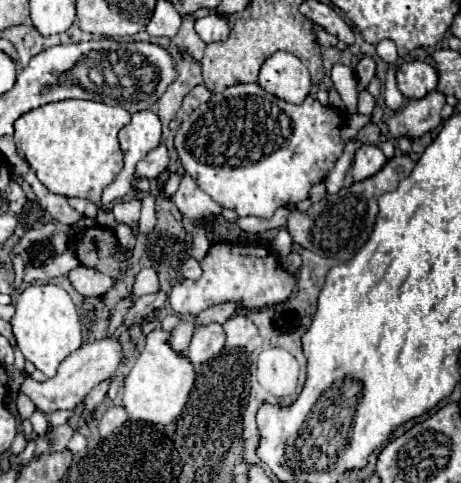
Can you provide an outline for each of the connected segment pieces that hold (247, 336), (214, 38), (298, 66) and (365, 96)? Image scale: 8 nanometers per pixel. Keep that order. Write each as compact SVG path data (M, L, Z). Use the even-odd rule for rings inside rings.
M236 314L224 322L224 334L226 348L244 348L258 334L258 330L244 314Z
M206 16L206 18L198 18L196 20L196 32L206 44L224 42L230 36L230 26L228 26L226 18Z
M290 52L272 54L260 68L258 84L290 104L304 102L312 88L308 68Z
M364 88L364 90L360 90L360 94L358 94L356 112L358 112L358 114L372 114L372 110L374 110L374 98L372 98L370 92Z

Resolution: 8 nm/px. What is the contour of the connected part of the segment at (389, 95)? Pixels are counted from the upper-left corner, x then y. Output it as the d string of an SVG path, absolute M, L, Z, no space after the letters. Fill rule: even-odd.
M390 66L386 70L386 80L384 80L384 102L388 108L398 110L404 104L402 92L396 88L396 66Z

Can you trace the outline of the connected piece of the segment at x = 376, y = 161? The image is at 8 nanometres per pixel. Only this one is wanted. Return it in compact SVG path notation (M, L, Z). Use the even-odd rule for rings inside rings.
M368 144L360 146L354 156L354 164L350 168L354 182L362 182L362 180L370 178L372 174L380 172L384 168L384 164L386 164L386 156L382 154L380 148L368 146Z

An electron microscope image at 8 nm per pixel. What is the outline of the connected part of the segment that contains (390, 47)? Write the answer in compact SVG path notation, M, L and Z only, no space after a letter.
M382 40L376 45L378 56L389 63L395 63L398 58L397 48L391 40Z

